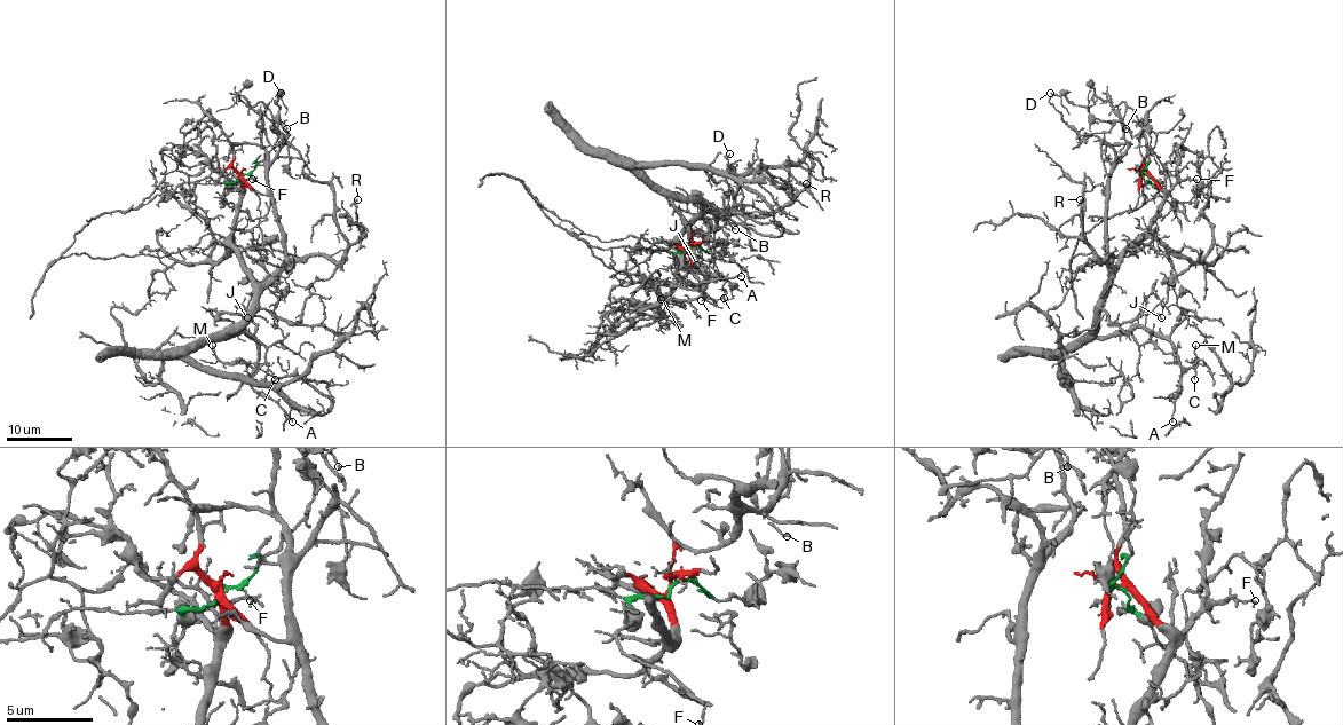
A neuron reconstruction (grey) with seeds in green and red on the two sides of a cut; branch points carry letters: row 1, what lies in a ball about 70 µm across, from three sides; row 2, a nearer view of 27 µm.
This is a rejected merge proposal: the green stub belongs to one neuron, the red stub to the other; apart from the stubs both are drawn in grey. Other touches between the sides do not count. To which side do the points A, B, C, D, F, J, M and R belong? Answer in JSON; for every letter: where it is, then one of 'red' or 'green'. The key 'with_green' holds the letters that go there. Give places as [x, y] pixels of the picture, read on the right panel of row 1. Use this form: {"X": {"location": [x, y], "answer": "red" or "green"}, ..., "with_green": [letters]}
{"A": {"location": [1172, 422], "answer": "red"}, "B": {"location": [1126, 128], "answer": "green"}, "C": {"location": [1194, 379], "answer": "red"}, "D": {"location": [1050, 93], "answer": "green"}, "F": {"location": [1197, 179], "answer": "red"}, "J": {"location": [1161, 317], "answer": "red"}, "M": {"location": [1195, 345], "answer": "red"}, "R": {"location": [1080, 199], "answer": "red"}, "with_green": ["B", "D"]}

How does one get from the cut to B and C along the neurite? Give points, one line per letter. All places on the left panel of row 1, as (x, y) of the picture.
B: (242, 174), (260, 162), (277, 140), (277, 128), (267, 117), (267, 107), (286, 128)
C: (242, 173), (232, 245), (251, 274), (254, 307), (224, 337), (242, 328), (257, 345), (254, 368), (275, 379)

